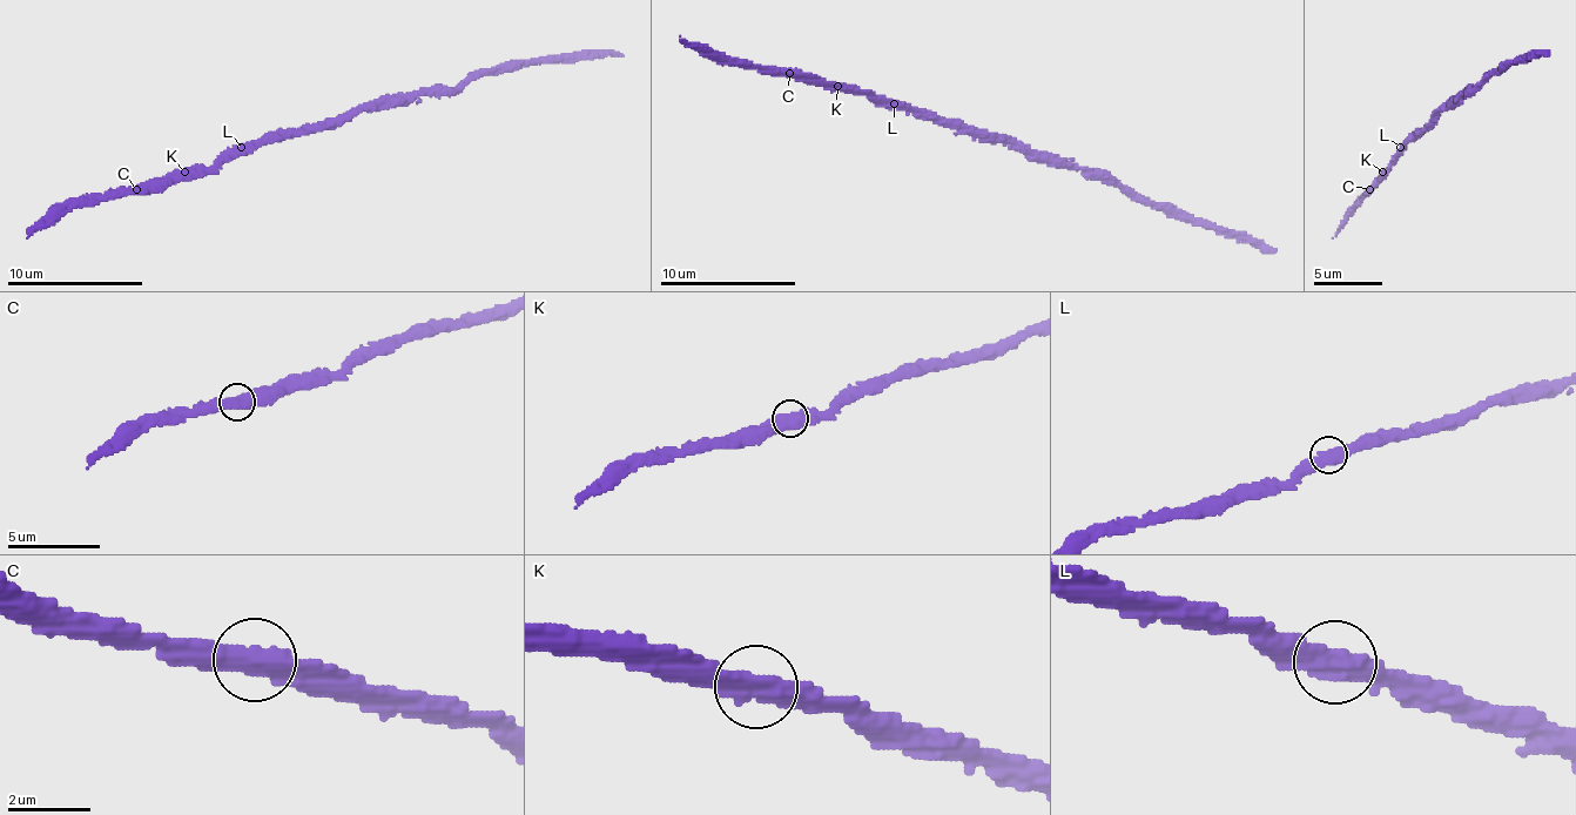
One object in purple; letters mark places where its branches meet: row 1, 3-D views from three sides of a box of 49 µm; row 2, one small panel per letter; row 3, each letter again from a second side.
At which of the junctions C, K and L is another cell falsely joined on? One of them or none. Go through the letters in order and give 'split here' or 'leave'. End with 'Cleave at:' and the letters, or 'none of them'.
C: leave
K: leave
L: leave
Cleave at: none of them

